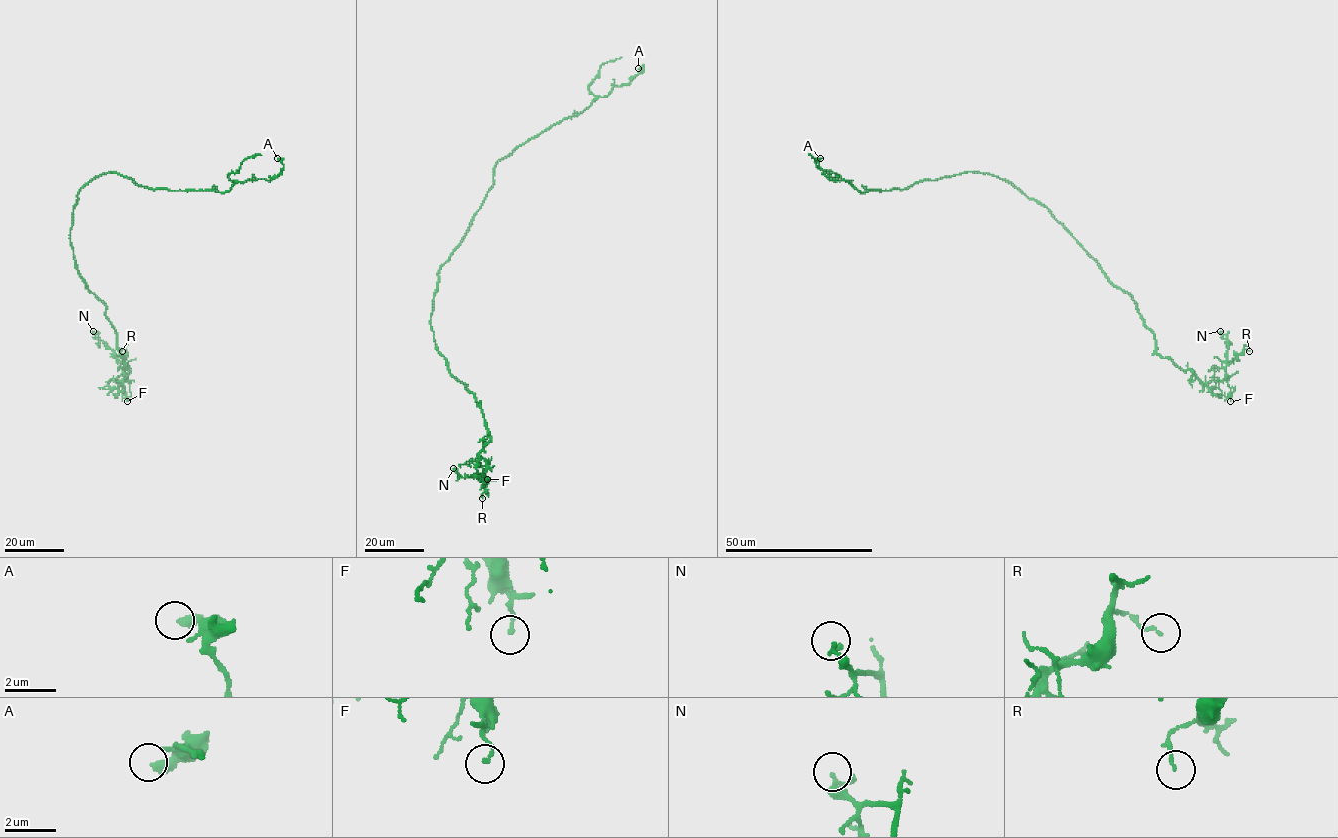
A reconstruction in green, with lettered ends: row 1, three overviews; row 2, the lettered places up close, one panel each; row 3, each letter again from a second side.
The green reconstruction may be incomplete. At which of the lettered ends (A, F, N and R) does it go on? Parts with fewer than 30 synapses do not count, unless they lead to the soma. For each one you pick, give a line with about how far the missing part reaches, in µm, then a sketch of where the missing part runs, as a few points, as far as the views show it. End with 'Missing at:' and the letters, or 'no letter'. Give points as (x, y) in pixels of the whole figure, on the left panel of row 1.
Missing at: no letter

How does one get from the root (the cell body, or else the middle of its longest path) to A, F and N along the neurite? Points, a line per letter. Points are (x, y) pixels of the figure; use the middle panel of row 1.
A: (438, 287), (438, 270), (493, 184), (495, 164), (578, 116), (615, 86), (629, 85), (643, 71), (638, 68)
F: (438, 287), (433, 339), (451, 374), (480, 405), (490, 438), (480, 452), (487, 479)
N: (438, 287), (433, 339), (451, 374), (475, 395), (490, 438), (480, 452), (484, 474), (461, 477), (453, 468)

